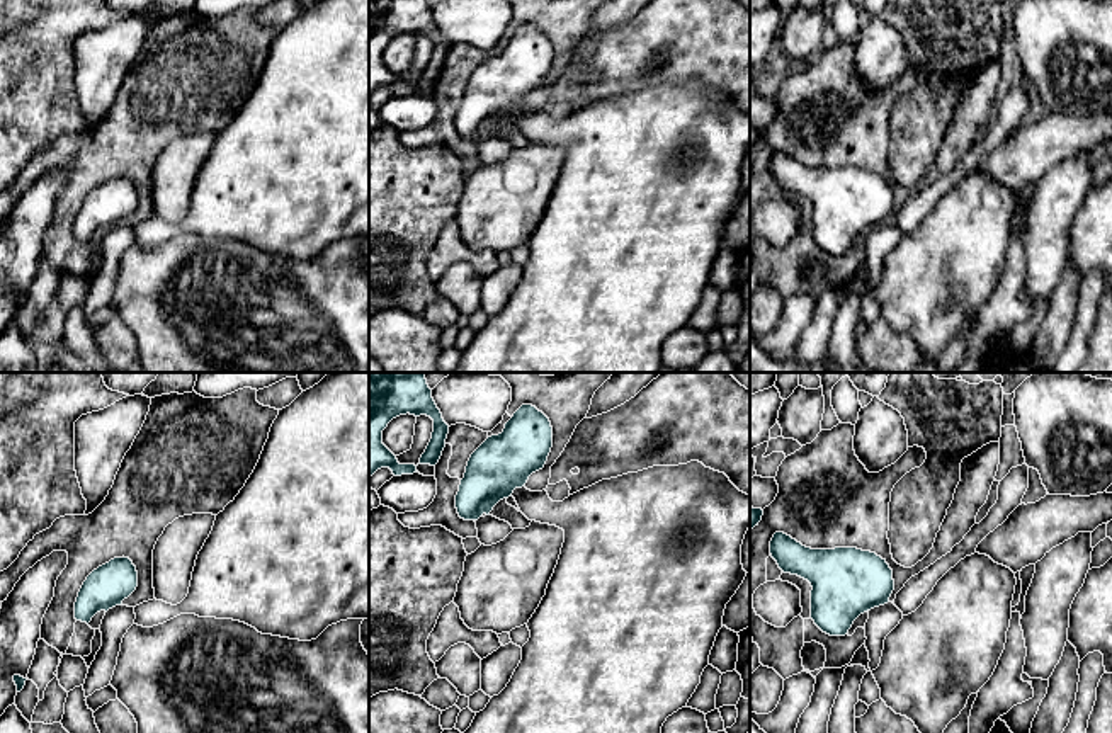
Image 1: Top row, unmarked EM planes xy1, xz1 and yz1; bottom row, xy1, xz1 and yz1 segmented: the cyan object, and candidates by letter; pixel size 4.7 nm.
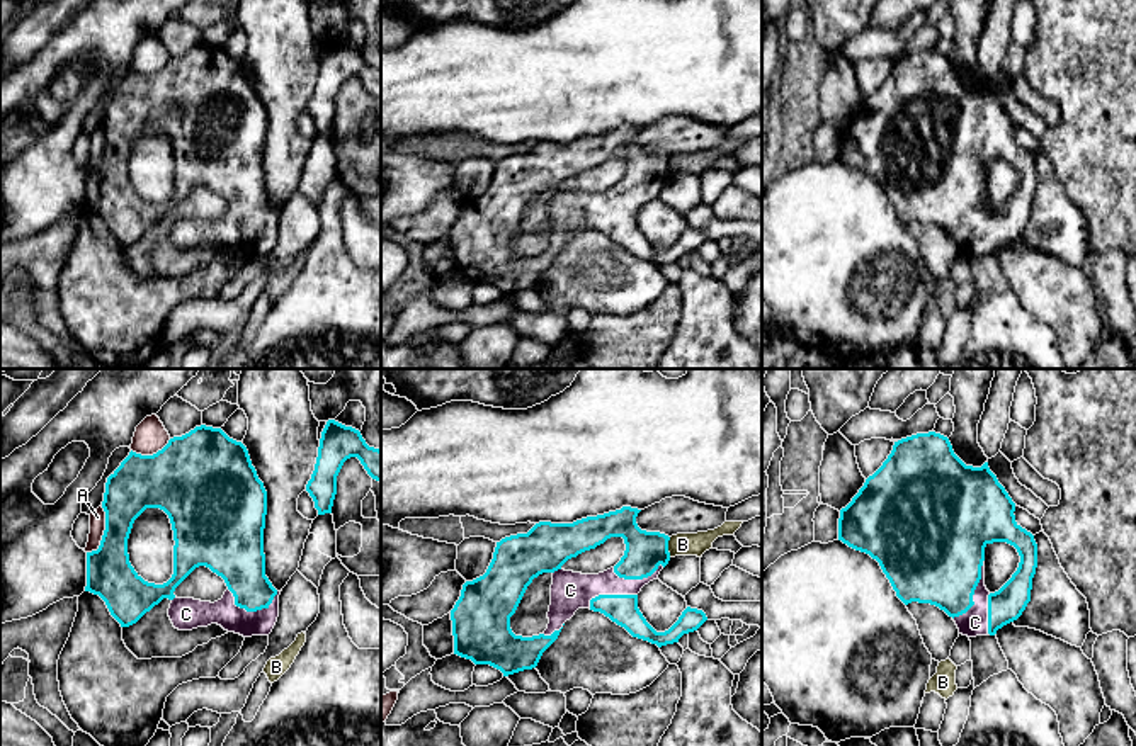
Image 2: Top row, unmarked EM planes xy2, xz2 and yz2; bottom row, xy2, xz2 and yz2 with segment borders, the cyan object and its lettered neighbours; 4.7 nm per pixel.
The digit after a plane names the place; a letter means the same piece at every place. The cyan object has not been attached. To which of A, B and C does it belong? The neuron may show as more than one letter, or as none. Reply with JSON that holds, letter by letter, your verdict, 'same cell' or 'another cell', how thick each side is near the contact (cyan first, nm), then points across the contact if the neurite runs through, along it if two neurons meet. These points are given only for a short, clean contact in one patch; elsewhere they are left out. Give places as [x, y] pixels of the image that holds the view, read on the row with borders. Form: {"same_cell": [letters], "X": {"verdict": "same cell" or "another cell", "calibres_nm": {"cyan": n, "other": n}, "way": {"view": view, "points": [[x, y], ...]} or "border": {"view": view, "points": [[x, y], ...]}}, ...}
{"same_cell": ["C"], "A": {"verdict": "another cell", "calibres_nm": {"cyan": 240, "other": 80}}, "B": {"verdict": "another cell", "calibres_nm": {"cyan": 190, "other": 110}}, "C": {"verdict": "same cell", "calibres_nm": {"cyan": 460, "other": 130}}}

